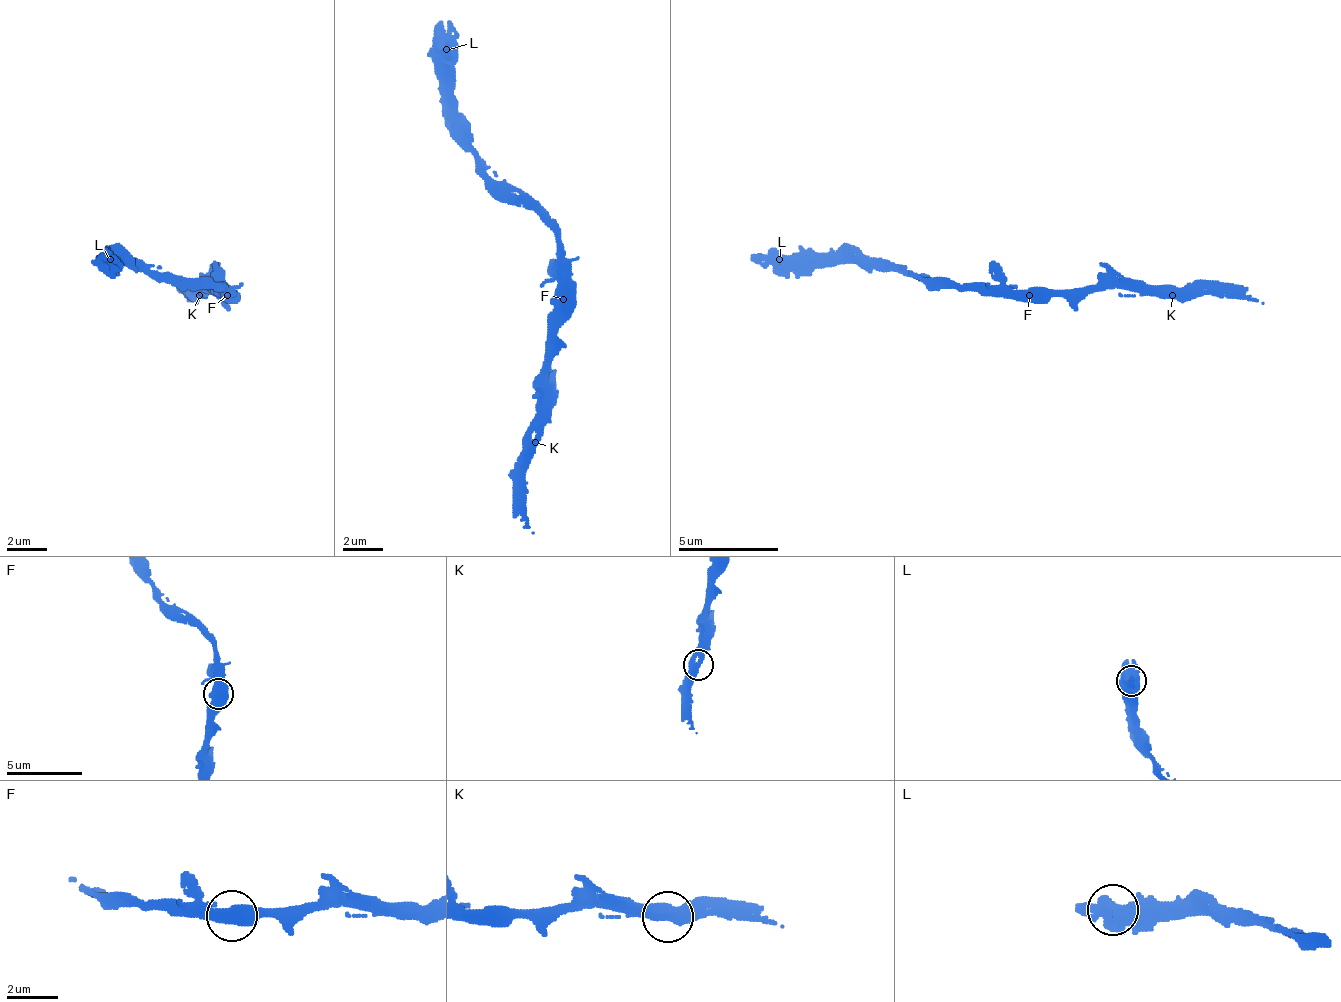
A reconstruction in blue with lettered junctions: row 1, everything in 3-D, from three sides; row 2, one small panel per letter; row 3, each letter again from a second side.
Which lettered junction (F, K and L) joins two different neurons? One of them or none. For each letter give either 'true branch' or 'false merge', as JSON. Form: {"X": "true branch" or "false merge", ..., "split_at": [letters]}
{"F": "true branch", "K": "true branch", "L": "true branch", "split_at": []}

